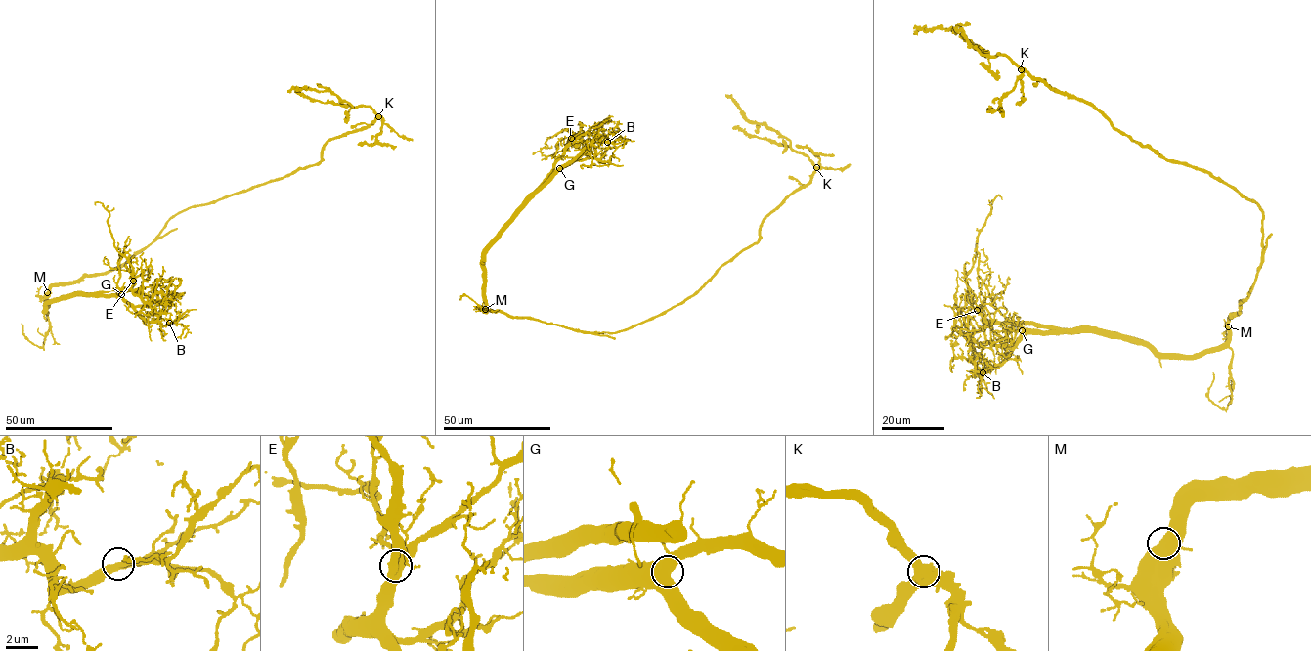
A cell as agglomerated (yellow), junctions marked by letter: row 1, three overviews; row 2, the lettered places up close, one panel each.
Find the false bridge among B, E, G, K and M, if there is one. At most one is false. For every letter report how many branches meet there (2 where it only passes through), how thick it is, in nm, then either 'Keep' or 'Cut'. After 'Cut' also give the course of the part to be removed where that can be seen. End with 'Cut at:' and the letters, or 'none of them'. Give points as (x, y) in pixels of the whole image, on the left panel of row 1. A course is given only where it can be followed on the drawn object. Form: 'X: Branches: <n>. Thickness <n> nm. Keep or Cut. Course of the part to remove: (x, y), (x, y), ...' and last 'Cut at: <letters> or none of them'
B: Branches: 3. Thickness 340 nm. Keep
E: Branches: 3. Thickness 340 nm. Keep
G: Branches: 3. Thickness 500 nm. Keep
K: Branches: 3. Thickness 550 nm. Keep
M: Branches: 3. Thickness 550 nm. Keep
Cut at: none of them

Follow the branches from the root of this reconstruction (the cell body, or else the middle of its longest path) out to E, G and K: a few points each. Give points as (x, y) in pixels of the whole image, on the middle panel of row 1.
E: (594, 332), (576, 331), (485, 309), (486, 247), (534, 195), (571, 138)
G: (594, 332), (576, 331), (485, 309), (486, 247), (559, 168)
K: (594, 332), (618, 332), (634, 326), (691, 297), (721, 266), (758, 241), (763, 220), (803, 187), (816, 167)

